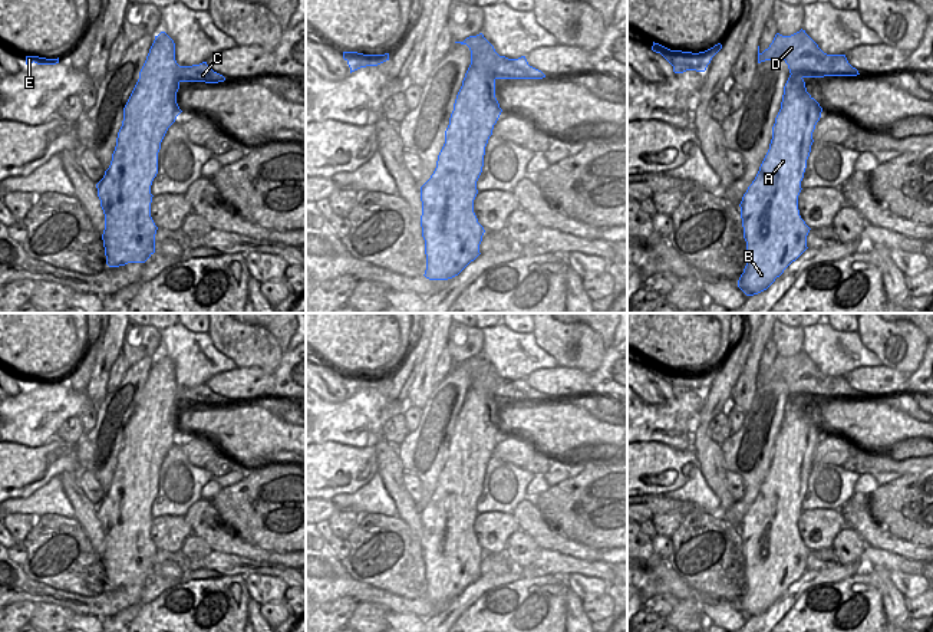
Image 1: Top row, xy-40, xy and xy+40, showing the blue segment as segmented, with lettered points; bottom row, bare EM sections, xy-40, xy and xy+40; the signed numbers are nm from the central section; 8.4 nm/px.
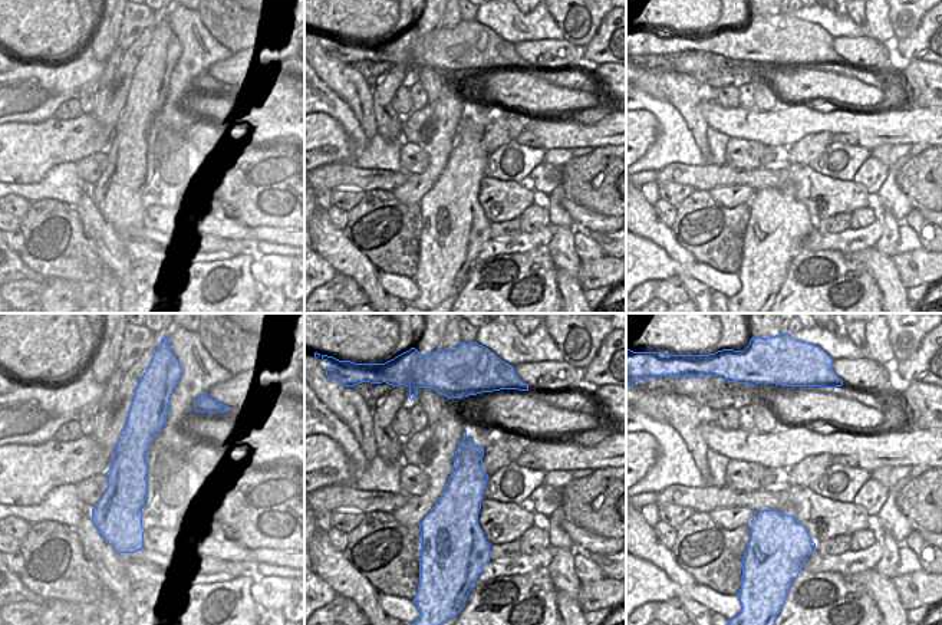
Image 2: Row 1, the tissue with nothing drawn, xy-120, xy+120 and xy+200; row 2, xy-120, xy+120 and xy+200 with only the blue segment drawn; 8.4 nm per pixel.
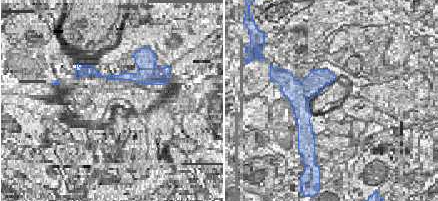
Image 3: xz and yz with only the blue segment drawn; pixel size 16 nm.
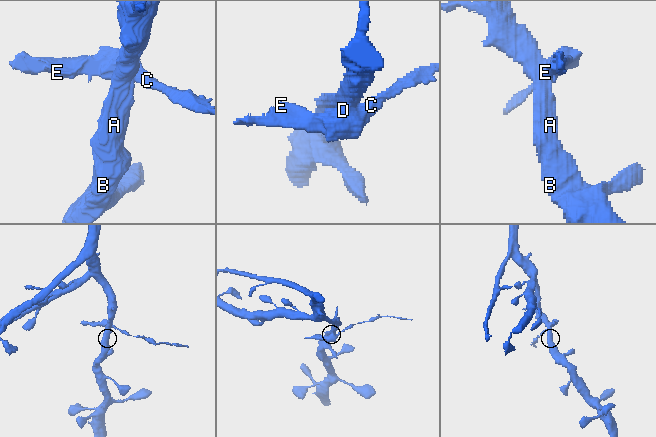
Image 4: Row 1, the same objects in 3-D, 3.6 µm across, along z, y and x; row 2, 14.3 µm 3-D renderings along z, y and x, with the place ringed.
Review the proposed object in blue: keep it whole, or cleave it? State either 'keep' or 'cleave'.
cleave

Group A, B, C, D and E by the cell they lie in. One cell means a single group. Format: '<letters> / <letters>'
A B / C D E

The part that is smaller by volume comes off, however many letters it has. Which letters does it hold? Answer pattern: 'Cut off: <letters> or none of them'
Cut off: C, D, E.

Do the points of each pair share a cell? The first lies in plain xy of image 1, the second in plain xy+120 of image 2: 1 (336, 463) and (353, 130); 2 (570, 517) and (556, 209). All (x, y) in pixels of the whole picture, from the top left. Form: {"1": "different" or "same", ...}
{"1": "different", "2": "different"}

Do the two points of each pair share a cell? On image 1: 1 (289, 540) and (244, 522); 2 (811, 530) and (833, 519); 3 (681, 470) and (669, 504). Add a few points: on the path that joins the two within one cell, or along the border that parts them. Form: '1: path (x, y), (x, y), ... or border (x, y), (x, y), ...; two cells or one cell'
1: path (277, 533), (263, 529), (256, 522); one cell
2: path (817, 529), (827, 523); one cell
3: border (663, 493), (642, 496); two cells

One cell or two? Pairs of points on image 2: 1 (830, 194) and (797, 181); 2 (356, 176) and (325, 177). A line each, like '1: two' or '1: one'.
1: one
2: one

